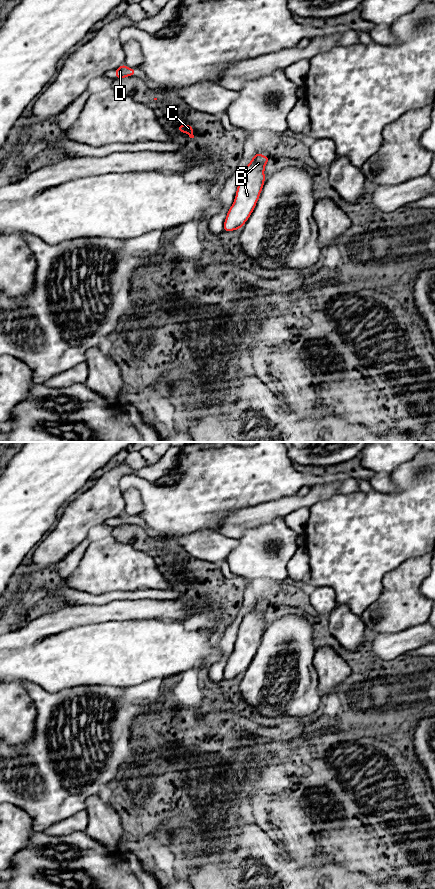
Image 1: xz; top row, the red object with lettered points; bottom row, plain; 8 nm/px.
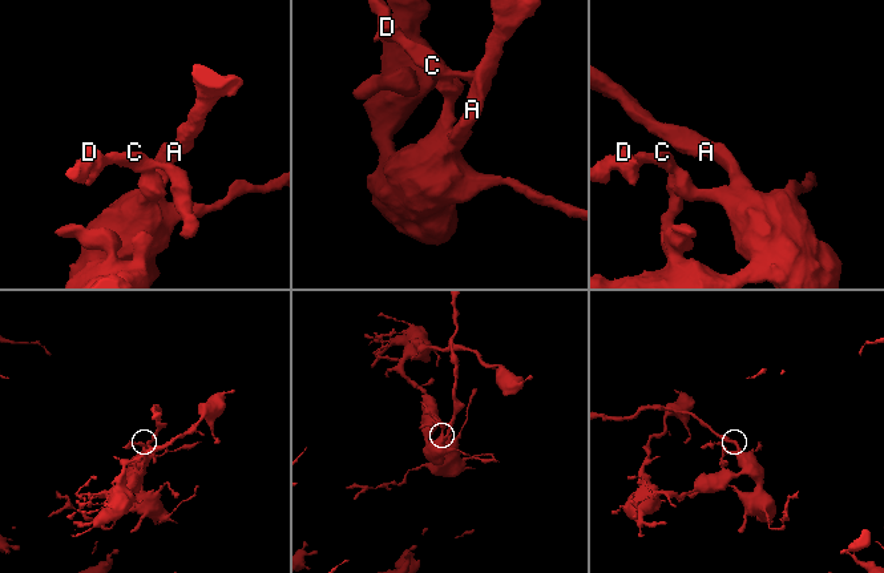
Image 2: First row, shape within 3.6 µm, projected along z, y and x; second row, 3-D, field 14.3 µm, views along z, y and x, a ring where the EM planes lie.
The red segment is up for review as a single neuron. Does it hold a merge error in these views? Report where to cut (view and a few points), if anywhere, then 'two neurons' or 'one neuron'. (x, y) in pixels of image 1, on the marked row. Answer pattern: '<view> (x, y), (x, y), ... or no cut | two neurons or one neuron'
no cut | one neuron

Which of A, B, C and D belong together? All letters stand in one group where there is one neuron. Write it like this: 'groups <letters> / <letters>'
groups A B C D

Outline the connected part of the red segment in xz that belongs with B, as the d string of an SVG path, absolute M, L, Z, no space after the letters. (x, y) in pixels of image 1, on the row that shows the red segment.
M257 152L244 168L238 182L233 205L224 221L224 232L241 229L255 209L265 183L265 166L271 159Z

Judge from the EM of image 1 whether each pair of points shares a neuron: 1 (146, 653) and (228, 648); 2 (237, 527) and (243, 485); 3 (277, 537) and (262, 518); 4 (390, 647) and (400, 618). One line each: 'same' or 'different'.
1: different
2: different
3: different
4: different

